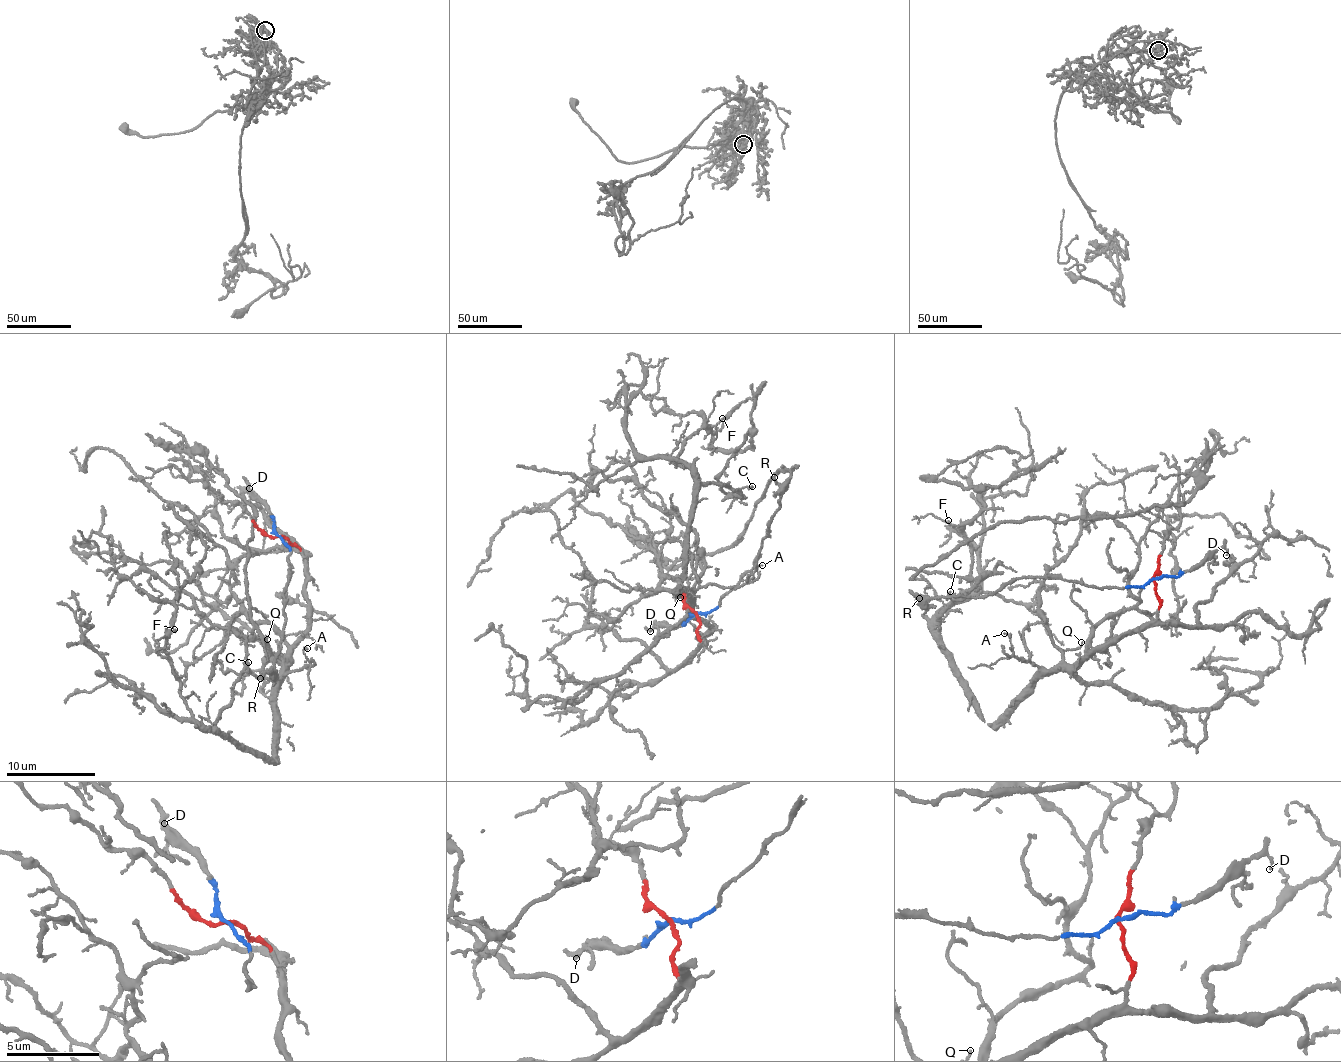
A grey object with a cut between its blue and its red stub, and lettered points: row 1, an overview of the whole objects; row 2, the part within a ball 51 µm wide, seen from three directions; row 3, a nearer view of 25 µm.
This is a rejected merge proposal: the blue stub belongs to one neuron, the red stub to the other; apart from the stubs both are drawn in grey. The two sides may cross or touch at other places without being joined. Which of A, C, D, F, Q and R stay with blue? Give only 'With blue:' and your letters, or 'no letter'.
With blue: D, R

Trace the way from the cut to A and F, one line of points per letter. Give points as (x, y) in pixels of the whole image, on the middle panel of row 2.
A: (697, 613), (699, 646), (709, 626), (692, 611), (693, 597), (701, 588), (741, 586), (752, 570), (761, 565)
F: (697, 613), (699, 646), (709, 626), (678, 585), (696, 497), (691, 469), (676, 465), (690, 436), (722, 418)

